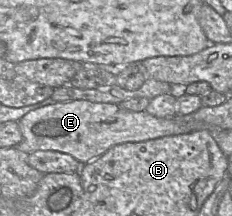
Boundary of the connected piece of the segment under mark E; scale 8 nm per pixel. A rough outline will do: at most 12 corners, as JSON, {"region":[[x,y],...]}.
{"region":[[58,102],[19,121],[16,146],[82,165],[111,147],[193,131],[115,103]]}

